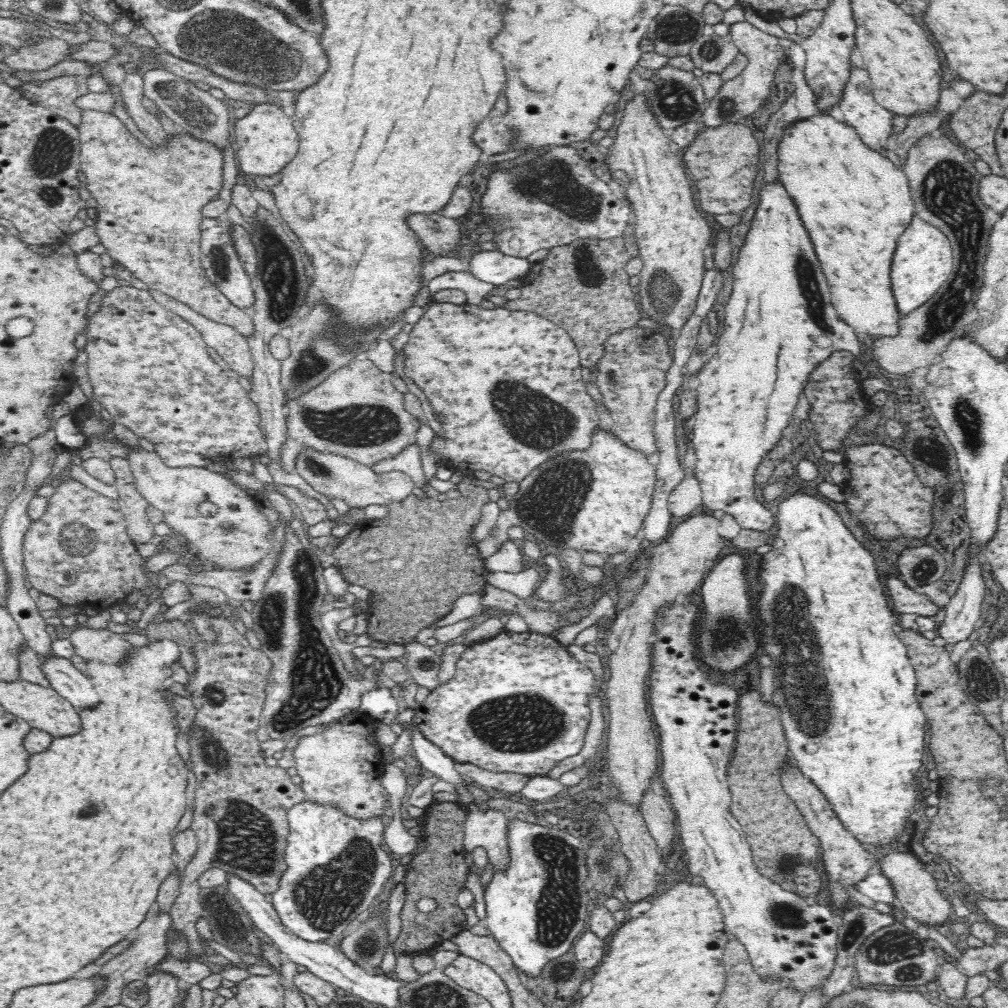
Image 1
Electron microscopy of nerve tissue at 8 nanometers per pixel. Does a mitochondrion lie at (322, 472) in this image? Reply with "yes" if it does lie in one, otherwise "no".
yes

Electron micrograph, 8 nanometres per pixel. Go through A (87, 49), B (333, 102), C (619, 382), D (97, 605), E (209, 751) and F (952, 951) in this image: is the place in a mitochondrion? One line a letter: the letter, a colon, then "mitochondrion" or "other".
A: other
B: other
C: mitochondrion
D: other
E: mitochondrion
F: other

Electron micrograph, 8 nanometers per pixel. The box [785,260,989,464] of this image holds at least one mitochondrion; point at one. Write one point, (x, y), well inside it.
(968, 419)

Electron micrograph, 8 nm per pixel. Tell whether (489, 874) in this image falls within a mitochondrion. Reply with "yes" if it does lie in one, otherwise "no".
no

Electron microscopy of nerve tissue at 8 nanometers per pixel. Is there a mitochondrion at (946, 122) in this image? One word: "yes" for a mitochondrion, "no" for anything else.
no

